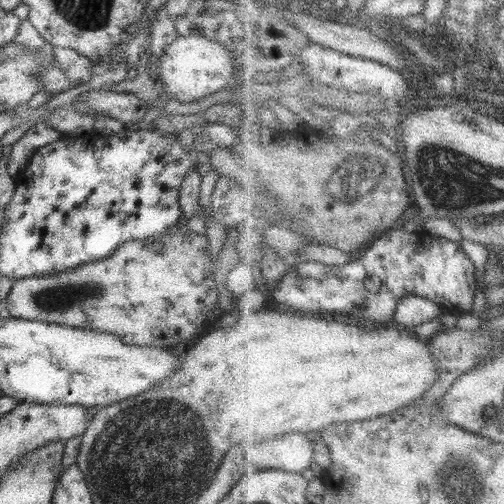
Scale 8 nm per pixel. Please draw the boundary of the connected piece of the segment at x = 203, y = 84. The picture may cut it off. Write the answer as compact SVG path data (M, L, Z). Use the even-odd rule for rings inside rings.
M192 33L179 36L164 49L161 59L157 62L159 84L167 95L181 103L192 103L196 100L209 98L214 92L236 84L234 75L240 74L231 55L223 44L207 39L202 34Z

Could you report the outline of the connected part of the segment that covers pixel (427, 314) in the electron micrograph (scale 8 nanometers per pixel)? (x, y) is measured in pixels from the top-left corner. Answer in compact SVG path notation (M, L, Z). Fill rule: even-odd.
M408 295L400 300L400 304L395 314L395 323L402 327L413 329L424 322L436 320L440 314L444 313L437 302L418 295Z

